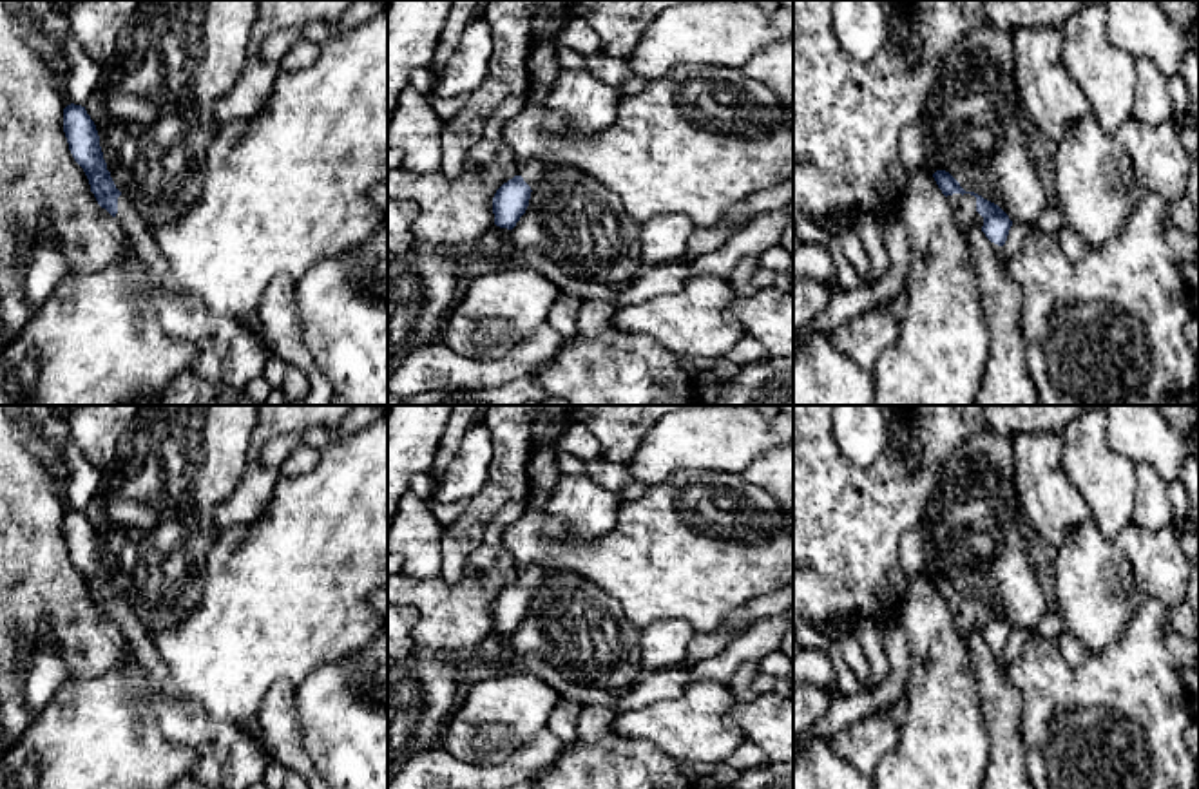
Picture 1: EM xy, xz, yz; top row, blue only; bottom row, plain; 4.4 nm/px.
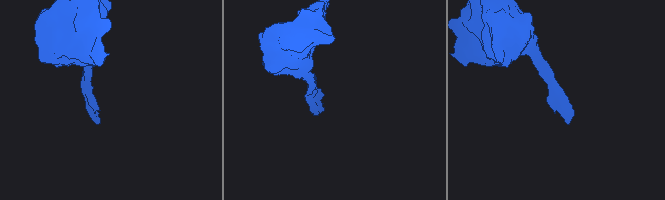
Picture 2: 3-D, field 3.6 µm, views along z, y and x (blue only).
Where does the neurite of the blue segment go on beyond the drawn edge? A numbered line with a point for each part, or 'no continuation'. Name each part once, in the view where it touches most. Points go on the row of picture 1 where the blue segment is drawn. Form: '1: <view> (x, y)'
1: yz (964, 207)

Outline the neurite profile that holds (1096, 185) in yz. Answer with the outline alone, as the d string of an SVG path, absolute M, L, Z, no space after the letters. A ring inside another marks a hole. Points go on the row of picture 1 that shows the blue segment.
M1094 116L1074 121L1052 148L1054 188L1065 224L1090 246L1112 241L1145 195L1119 141Z

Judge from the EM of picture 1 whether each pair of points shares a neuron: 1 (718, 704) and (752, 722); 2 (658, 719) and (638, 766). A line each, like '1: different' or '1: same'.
1: different
2: different

